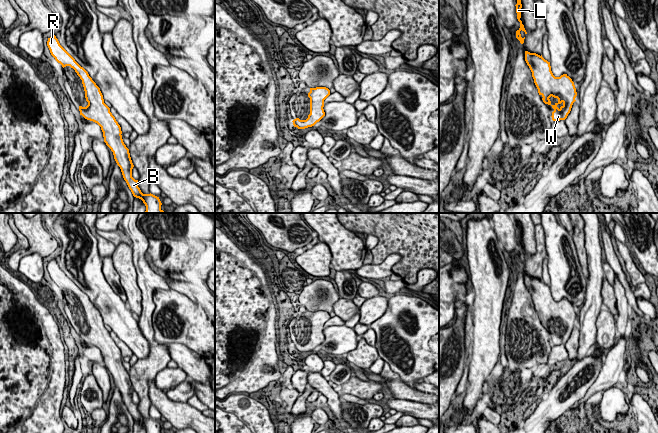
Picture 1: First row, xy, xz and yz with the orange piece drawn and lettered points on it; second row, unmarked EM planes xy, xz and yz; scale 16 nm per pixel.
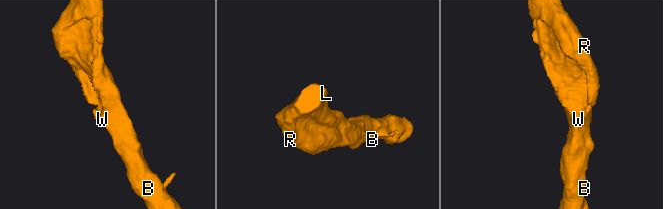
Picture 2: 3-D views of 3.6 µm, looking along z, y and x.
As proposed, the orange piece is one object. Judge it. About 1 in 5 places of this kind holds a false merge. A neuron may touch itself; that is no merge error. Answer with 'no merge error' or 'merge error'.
no merge error

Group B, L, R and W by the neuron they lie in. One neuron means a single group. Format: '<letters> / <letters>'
B L R W

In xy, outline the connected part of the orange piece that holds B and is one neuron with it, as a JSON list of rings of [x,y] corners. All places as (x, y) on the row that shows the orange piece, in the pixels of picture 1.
[[[55,35],[48,38],[47,46],[51,55],[63,68],[70,66],[82,80],[88,105],[86,107],[79,106],[80,115],[87,120],[97,123],[101,127],[104,142],[113,152],[114,159],[120,167],[123,178],[133,196],[141,199],[145,204],[145,213],[166,213],[161,209],[162,203],[159,197],[151,193],[143,194],[138,187],[138,180],[132,177],[134,165],[130,157],[129,149],[123,142],[120,125],[110,112],[110,108],[104,103],[100,88],[92,80],[88,72],[60,45]]]

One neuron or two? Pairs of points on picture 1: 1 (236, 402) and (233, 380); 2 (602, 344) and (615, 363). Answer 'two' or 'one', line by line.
1: two
2: two

